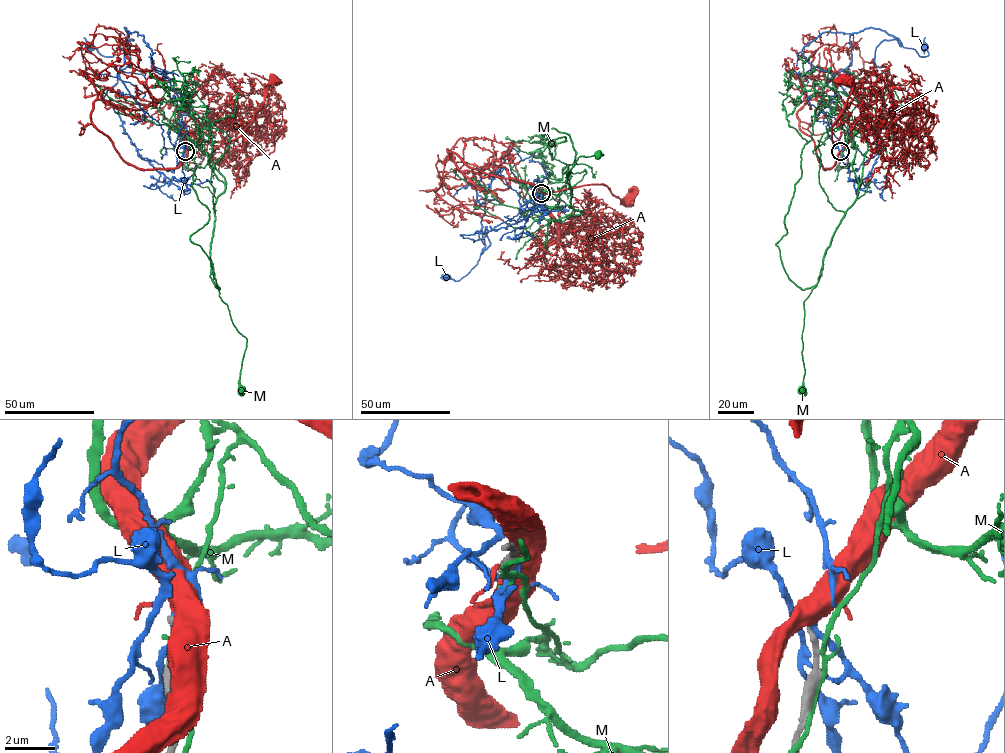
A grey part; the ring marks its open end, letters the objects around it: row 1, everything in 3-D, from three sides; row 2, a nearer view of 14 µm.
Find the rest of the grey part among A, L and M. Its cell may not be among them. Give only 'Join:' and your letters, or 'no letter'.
Join: no letter

